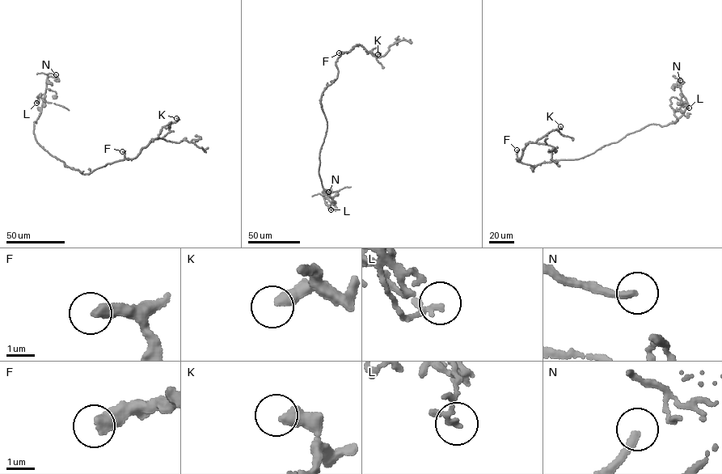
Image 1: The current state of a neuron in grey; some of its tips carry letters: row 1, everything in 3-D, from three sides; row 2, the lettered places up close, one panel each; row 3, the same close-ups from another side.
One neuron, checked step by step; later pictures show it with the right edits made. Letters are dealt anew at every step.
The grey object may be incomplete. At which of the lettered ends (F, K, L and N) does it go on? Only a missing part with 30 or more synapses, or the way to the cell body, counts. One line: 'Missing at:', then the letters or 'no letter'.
Missing at: N

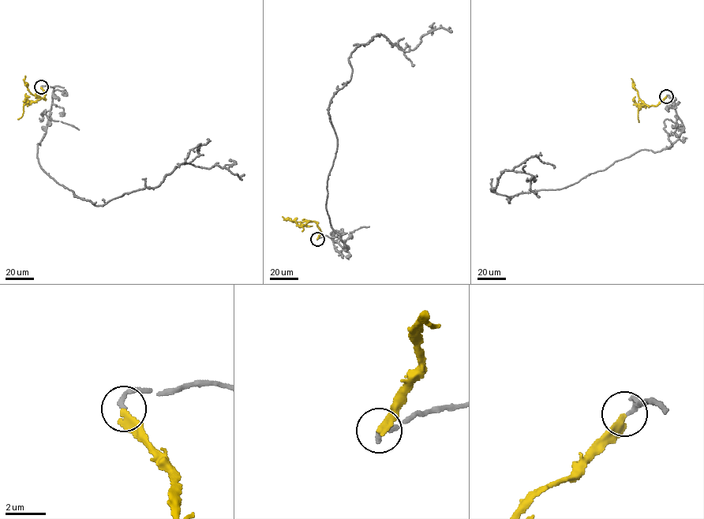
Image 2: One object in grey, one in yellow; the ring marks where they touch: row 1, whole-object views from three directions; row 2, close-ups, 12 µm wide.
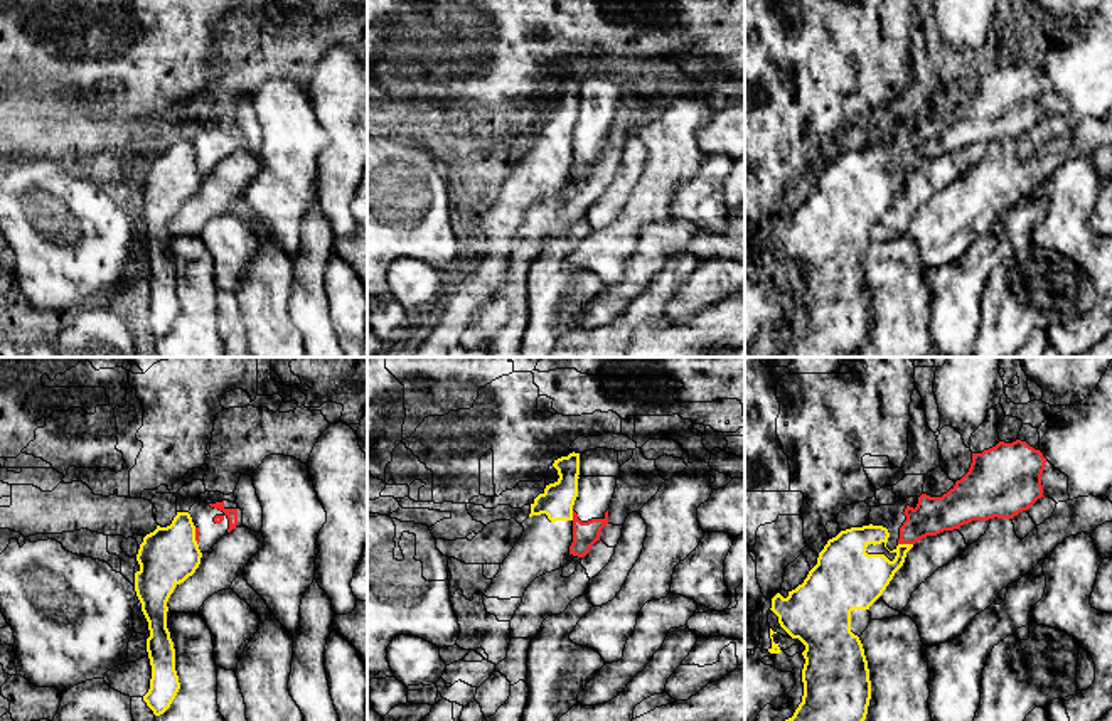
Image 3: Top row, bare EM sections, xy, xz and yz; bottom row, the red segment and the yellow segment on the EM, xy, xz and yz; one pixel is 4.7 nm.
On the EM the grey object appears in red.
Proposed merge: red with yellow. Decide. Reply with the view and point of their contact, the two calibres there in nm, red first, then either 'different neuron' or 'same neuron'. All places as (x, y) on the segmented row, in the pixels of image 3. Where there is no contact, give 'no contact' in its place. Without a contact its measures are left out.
yz (905, 543) | 180/220 nm | different neuron

